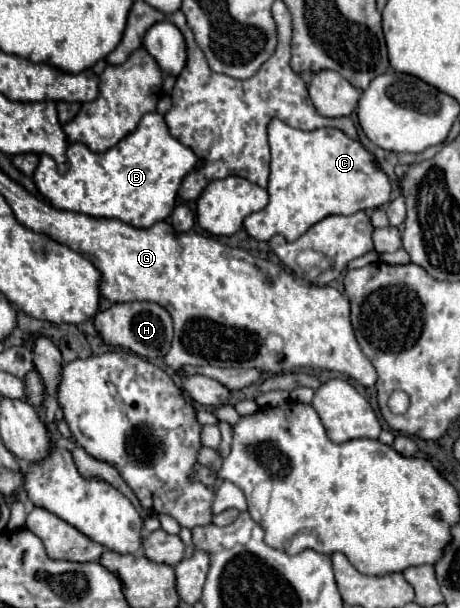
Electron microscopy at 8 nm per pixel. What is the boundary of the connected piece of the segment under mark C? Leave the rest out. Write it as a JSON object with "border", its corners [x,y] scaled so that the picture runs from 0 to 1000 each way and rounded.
{"border":[[[591,196],[587,219],[587,331],[570,347],[530,360],[530,377],[561,396],[587,396],[596,387],[617,387],[643,396],[683,367],[713,354],[770,354],[796,344],[826,344],[848,331],[848,294],[783,232],[757,225],[730,209],[700,209],[683,215],[639,212],[609,196]]]}

